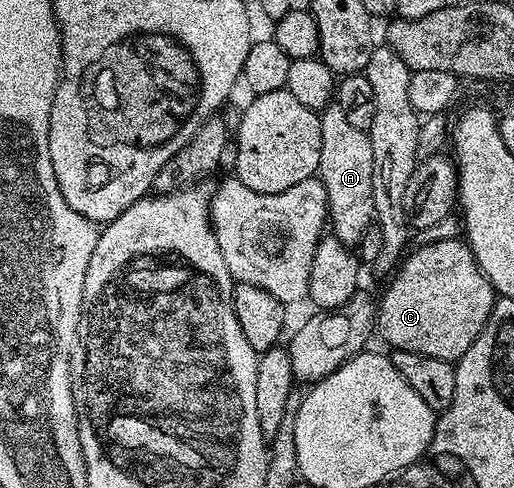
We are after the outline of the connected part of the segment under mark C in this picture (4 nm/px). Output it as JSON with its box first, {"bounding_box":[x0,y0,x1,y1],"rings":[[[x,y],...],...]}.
{"bounding_box":[378,237,497,362],"rings":[[[450,237],[413,249],[390,278],[391,286],[384,291],[383,298],[378,298],[378,336],[380,333],[392,350],[404,349],[458,362],[485,327],[497,294],[475,262],[466,240]]]}

